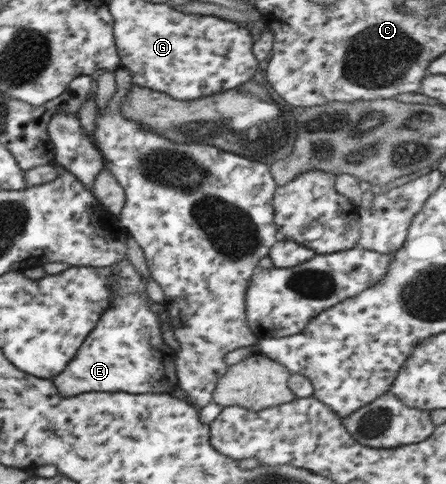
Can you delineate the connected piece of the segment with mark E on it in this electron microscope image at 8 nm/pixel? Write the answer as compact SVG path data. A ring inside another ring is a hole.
M126 258L108 268L114 278L110 286L110 305L101 313L73 358L51 382L61 396L85 392L171 394L178 387L174 367L176 352L163 343L159 319L148 307L151 300L145 292L147 277L138 274Z

